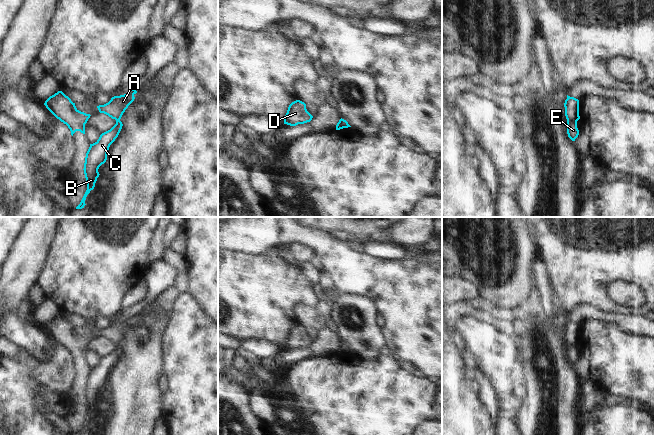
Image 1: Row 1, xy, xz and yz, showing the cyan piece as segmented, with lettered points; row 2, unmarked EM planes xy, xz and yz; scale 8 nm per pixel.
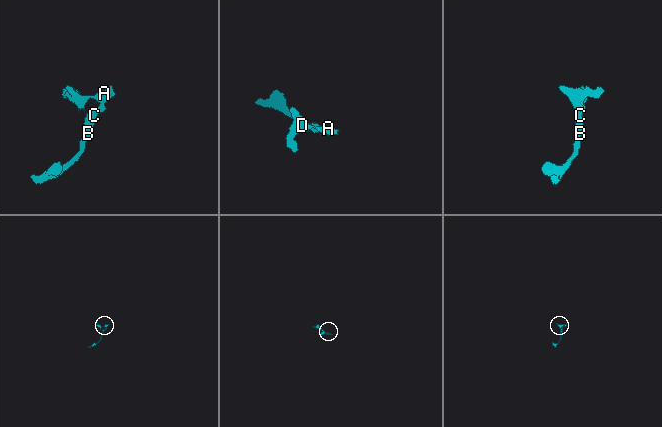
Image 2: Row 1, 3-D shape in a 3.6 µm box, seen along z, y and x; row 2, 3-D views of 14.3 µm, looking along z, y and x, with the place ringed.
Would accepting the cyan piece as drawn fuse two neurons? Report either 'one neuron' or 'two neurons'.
two neurons

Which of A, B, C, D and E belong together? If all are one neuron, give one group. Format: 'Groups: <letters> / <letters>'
Groups: A D / B C E

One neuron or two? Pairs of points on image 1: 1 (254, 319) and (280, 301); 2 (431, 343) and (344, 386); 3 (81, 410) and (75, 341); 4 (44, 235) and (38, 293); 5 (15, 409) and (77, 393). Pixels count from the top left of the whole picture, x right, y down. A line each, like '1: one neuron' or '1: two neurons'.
1: one neuron
2: two neurons
3: one neuron
4: two neurons
5: two neurons

